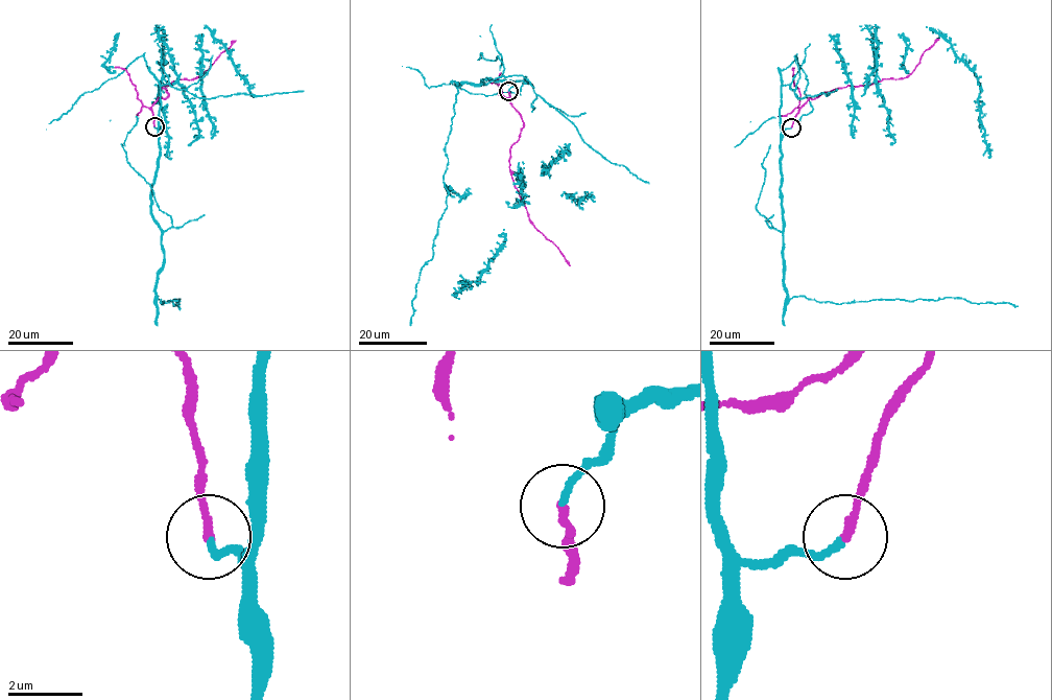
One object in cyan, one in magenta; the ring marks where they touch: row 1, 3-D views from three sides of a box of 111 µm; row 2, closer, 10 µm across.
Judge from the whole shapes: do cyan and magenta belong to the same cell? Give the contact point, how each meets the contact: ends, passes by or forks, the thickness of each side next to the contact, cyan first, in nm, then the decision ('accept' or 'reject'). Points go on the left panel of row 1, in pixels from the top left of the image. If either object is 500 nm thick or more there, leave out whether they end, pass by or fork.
(154, 126) | cyan ends | magenta ends | 180/200 nm | accept

